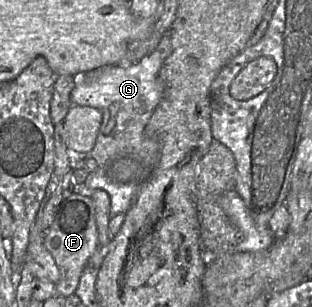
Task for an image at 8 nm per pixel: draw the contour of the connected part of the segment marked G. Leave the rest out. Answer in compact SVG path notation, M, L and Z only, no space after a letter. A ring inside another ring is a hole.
M169 30L165 33L155 50L141 60L124 65L105 66L74 76L71 91L72 105L90 106L102 112L102 123L94 147L89 153L97 163L97 169L89 174L79 193L89 196L90 191L104 190L110 198L110 217L125 213L132 205L142 186L154 172L160 158L158 142L146 133L147 123L165 94L165 86L160 78L160 70L171 52Z

